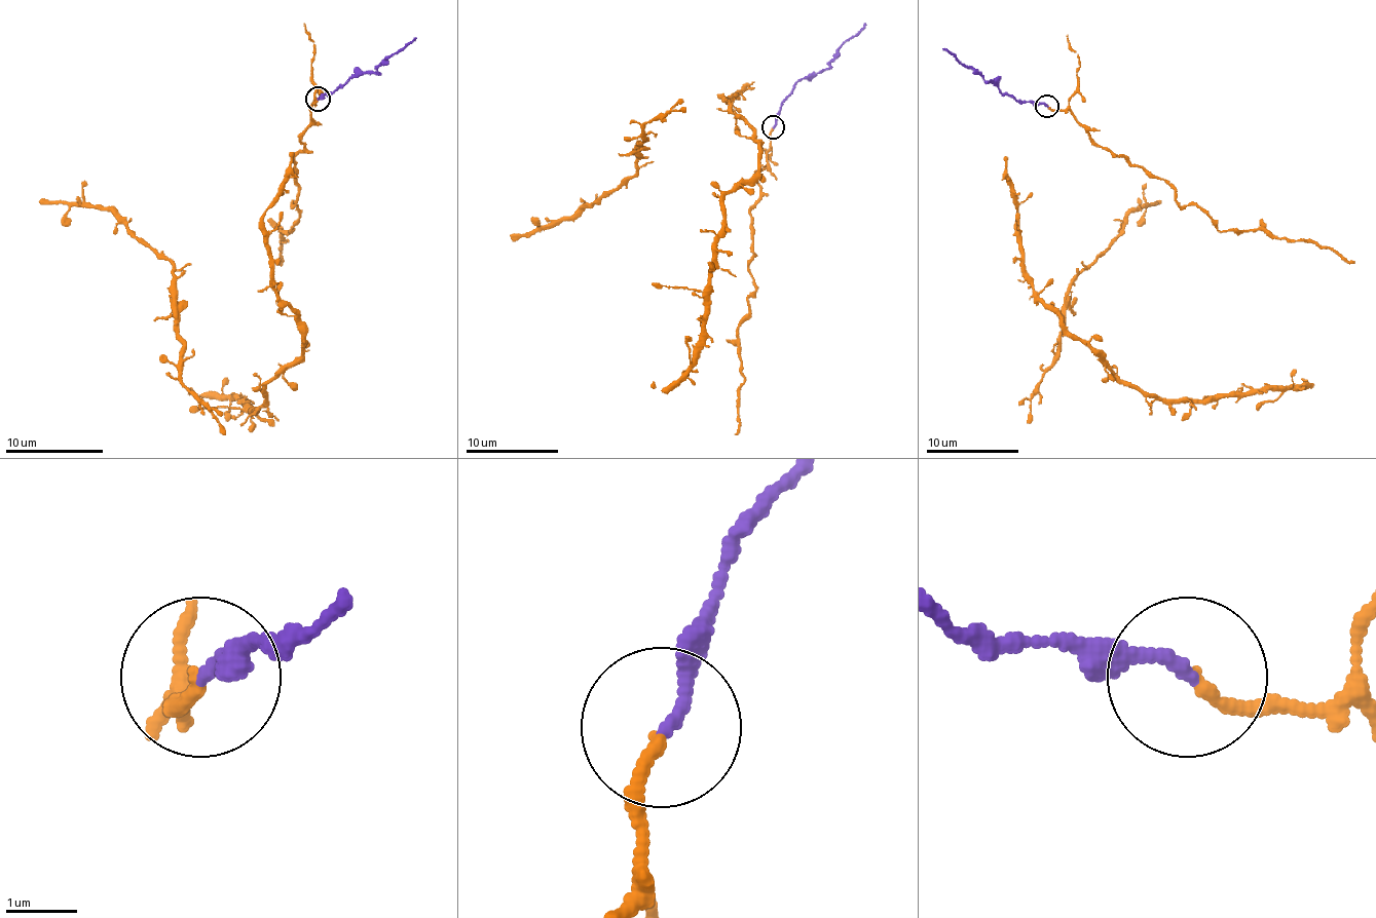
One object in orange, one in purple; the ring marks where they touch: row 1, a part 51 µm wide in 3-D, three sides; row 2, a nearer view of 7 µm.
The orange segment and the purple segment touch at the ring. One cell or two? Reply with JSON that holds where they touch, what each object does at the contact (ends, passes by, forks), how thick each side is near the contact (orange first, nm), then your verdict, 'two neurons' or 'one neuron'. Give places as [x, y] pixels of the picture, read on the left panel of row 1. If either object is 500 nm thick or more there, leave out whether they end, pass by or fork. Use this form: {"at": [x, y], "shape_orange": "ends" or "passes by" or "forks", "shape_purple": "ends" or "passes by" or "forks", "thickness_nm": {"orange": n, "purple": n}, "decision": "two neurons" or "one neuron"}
{"at": [318, 99], "shape_orange": "ends", "shape_purple": "ends", "thickness_nm": {"orange": 170, "purple": 180}, "decision": "one neuron"}

